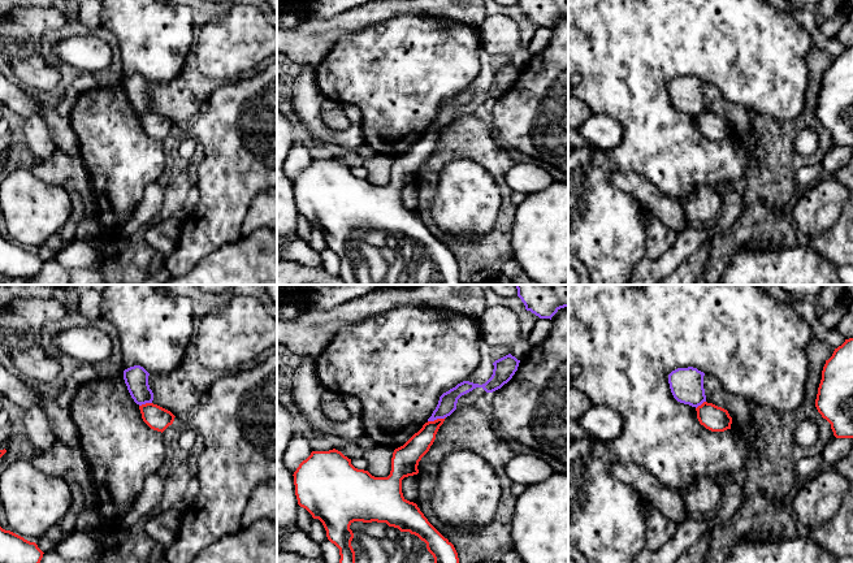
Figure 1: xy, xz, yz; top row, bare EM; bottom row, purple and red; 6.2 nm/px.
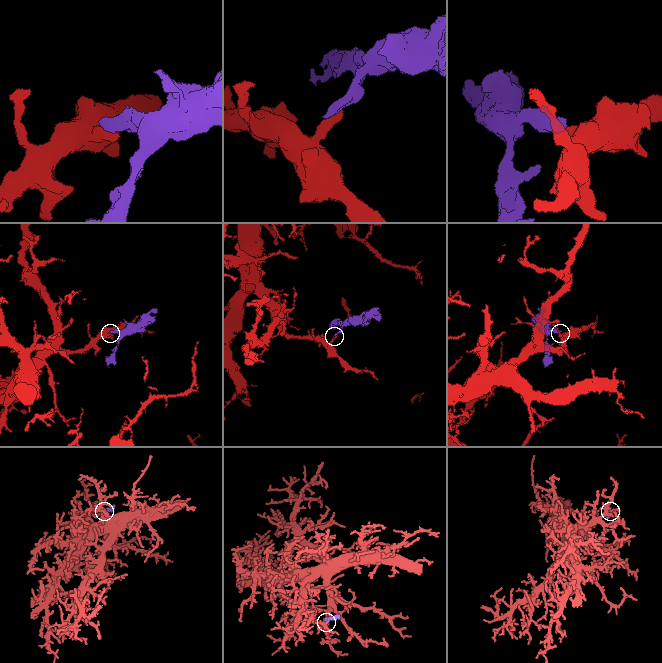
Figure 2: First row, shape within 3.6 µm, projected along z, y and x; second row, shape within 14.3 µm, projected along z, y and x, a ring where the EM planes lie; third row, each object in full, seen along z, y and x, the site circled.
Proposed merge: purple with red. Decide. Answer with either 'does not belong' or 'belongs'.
does not belong

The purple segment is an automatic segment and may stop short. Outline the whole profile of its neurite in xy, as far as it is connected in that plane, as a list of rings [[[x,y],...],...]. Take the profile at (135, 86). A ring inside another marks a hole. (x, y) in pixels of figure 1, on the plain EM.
[[[134,74],[124,79],[124,88],[127,99],[139,114],[152,112],[153,101],[148,94],[150,82],[140,74]]]

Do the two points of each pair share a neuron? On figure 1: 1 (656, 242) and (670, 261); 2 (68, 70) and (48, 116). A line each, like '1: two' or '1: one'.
1: two
2: one

